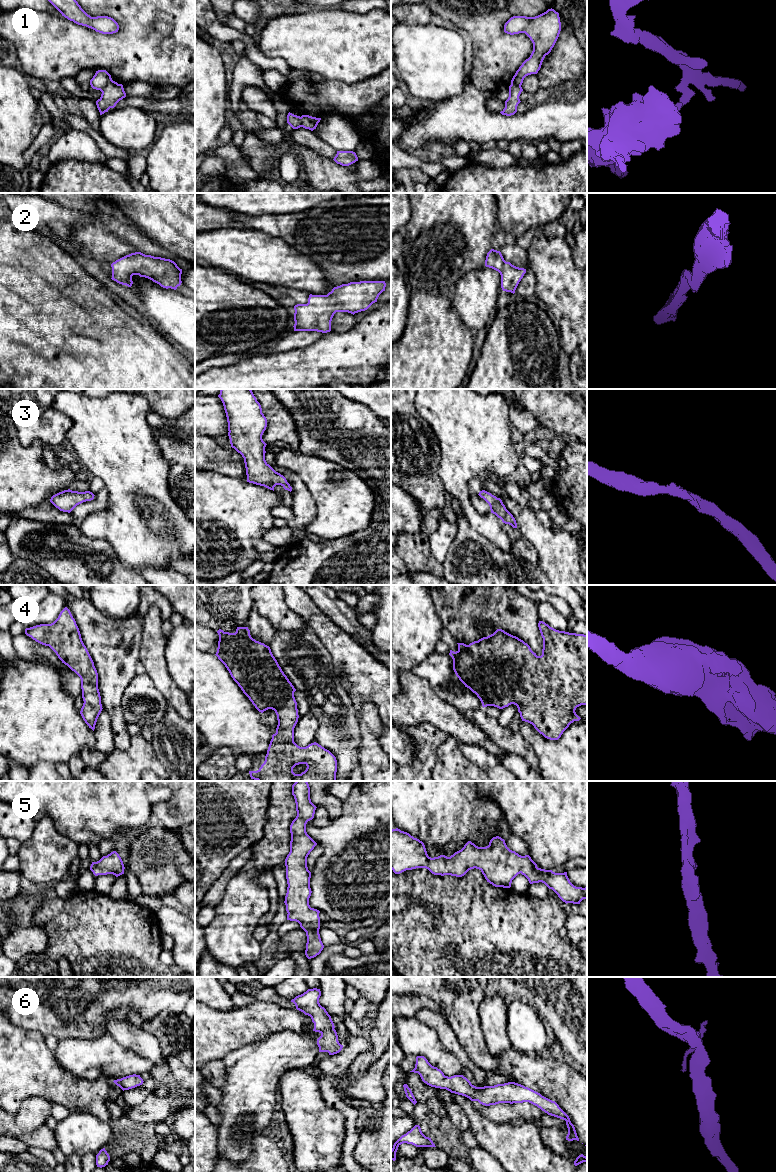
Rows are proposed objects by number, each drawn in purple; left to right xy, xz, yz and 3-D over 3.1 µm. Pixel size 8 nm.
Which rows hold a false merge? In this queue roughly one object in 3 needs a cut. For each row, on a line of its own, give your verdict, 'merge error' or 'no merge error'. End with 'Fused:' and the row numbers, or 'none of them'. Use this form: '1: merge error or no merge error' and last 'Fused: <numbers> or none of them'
1: merge error
2: no merge error
3: no merge error
4: no merge error
5: no merge error
6: no merge error
Fused: 1

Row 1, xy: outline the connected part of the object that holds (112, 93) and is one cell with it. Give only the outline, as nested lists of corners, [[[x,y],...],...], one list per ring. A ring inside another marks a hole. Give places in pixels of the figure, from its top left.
[[[115,81],[108,83],[101,92],[101,97],[96,101],[100,115],[114,108],[120,100],[126,97],[123,85]]]

